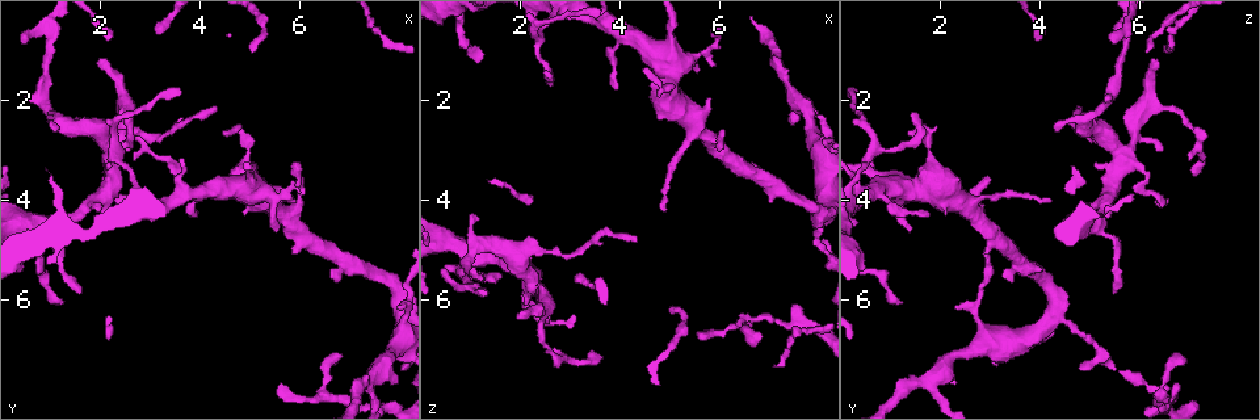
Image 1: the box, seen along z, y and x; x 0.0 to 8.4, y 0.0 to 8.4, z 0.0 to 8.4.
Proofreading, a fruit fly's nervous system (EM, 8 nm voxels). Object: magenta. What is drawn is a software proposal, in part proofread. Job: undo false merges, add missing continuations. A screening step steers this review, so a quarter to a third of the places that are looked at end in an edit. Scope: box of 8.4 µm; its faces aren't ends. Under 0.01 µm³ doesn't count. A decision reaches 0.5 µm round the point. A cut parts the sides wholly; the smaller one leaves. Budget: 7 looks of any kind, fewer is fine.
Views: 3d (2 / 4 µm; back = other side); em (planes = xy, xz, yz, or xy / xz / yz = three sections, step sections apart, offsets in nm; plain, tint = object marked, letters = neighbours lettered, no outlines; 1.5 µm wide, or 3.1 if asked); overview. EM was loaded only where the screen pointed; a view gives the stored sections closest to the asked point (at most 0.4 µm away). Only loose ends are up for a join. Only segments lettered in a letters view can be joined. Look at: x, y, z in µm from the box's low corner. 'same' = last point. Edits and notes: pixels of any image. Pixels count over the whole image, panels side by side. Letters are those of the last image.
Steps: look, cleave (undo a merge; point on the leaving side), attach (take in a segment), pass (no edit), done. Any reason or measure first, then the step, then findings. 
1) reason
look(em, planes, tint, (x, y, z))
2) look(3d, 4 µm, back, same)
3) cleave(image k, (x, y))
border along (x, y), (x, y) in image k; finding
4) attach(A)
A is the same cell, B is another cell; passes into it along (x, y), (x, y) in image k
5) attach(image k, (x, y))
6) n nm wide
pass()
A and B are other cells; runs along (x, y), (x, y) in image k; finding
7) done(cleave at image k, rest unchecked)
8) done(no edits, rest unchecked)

tapers out
look(3d, 4 µm, (6.05, 3.55, 2.95))

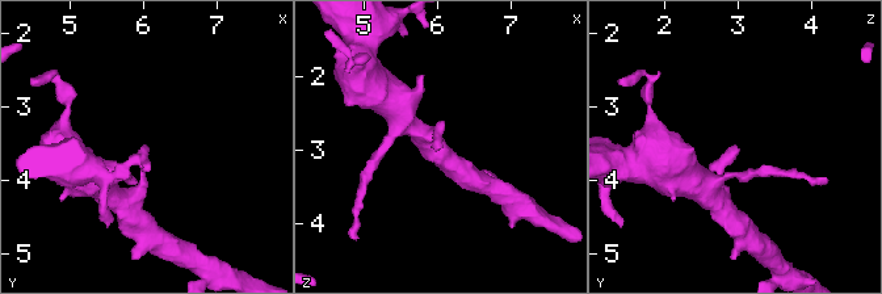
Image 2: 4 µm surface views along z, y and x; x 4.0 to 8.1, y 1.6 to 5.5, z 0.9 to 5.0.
look(em, planes, letters, (6.00, 3.55, 2.95))

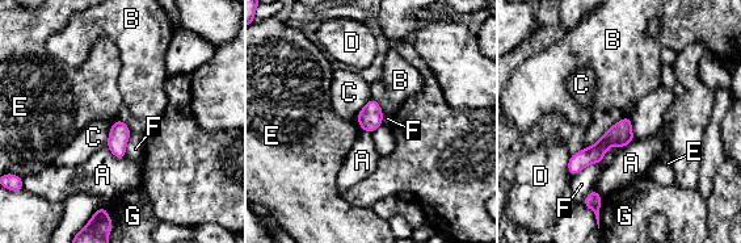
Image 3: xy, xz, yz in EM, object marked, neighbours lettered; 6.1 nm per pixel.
130 nm wide
pass()
A, B, C, D, E, F and G are other cells; runs along (627, 120), (572, 171) in image 3; none of them fits

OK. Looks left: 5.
tapers out
look(em, planes, letters, (5.10, 1.00, 6.10))

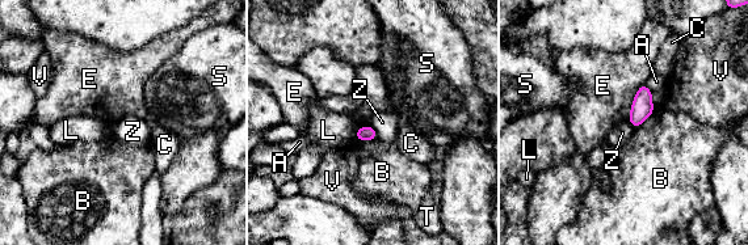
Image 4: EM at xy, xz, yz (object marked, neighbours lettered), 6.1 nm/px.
pass()
A, B, C, E, L, S, T, V and Z are other cells; border along (651, 93), (651, 104), (655, 109) in image 4; none of them fits

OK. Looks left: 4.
an open end
look(em, planes, letters, (6.85, 7.10, 6.75))

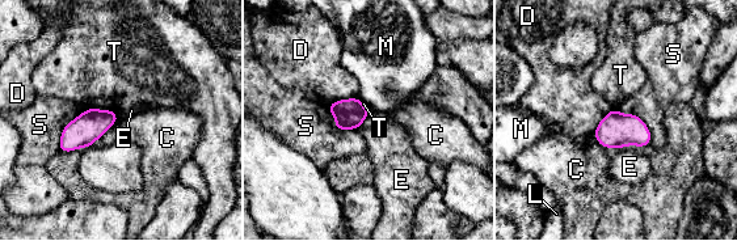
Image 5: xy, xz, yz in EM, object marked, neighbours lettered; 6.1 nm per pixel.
S touches over 300 nm
pass()
C, D, E, L, M, S and T are other cells; none of them fits

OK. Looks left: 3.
done(no edits, rest unchecked)

